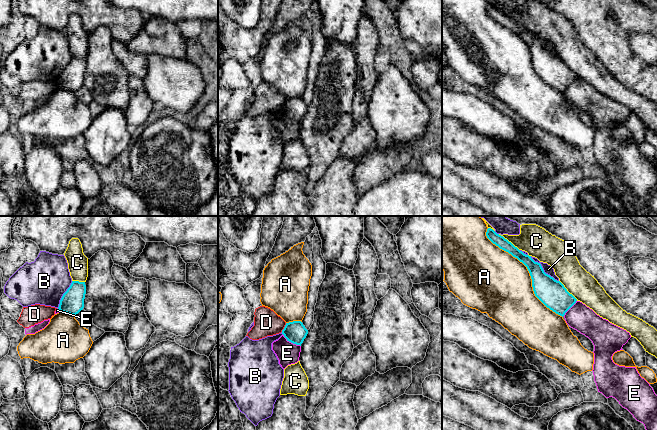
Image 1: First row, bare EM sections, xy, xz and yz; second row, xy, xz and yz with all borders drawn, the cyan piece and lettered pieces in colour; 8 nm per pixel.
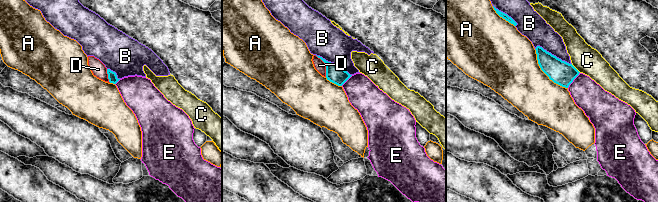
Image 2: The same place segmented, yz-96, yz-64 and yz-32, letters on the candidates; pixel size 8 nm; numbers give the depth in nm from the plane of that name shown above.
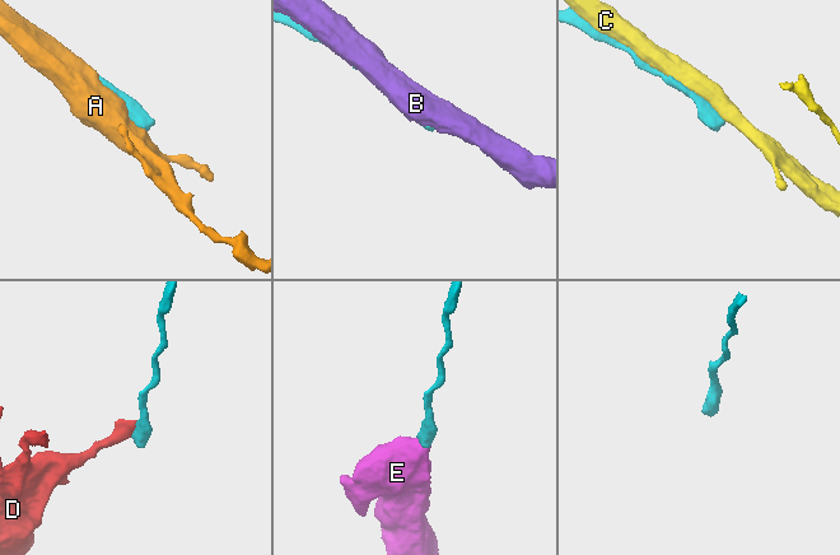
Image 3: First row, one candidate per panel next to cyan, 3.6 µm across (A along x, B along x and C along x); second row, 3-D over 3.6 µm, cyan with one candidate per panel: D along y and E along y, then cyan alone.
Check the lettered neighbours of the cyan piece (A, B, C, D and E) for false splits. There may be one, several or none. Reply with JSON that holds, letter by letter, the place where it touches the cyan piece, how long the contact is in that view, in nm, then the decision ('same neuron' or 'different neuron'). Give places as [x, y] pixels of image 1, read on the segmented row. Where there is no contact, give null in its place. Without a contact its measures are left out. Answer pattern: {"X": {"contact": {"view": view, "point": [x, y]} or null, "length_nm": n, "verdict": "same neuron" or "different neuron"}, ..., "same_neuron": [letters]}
{"A": {"contact": {"view": "yz", "point": [528, 270]}, "length_nm": 950, "verdict": "different neuron"}, "B": {"contact": {"view": "yz", "point": [543, 270]}, "length_nm": 300, "verdict": "different neuron"}, "C": {"contact": {"view": "yz", "point": [508, 241]}, "length_nm": 220, "verdict": "different neuron"}, "D": {"contact": {"view": "xz", "point": [284, 327]}, "length_nm": 80, "verdict": "different neuron"}, "E": {"contact": {"view": "xz", "point": [291, 342]}, "length_nm": 170, "verdict": "same neuron"}, "same_neuron": ["E"]}

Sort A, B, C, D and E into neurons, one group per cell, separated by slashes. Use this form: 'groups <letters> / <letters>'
groups A / B / C / D / E

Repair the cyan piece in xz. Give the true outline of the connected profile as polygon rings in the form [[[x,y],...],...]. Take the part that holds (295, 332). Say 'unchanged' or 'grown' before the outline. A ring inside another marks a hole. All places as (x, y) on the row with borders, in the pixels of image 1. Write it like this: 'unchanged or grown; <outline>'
grown; [[[301,321],[286,323],[282,336],[272,343],[272,350],[276,354],[283,369],[299,361],[301,344],[308,334]]]

